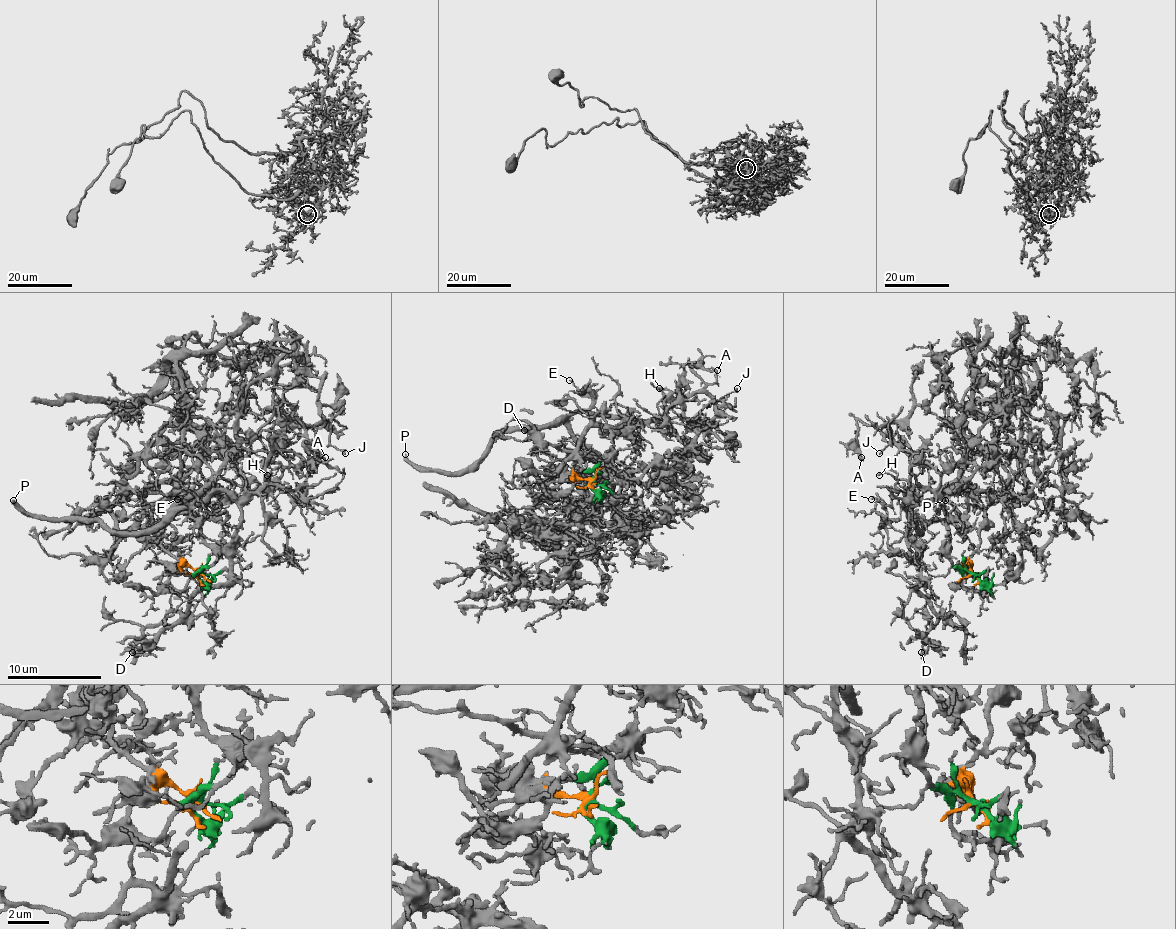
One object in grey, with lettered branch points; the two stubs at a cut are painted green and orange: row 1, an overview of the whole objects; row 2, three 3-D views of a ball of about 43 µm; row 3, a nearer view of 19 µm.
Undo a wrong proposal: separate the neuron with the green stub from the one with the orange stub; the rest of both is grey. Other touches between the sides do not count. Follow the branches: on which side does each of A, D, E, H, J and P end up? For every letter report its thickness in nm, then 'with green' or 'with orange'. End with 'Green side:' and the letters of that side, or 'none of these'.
A: 140 nm thick; with green
D: 170 nm thick; with green
E: 120 nm thick; with green
H: 180 nm thick; with green
J: 160 nm thick; with green
P: 280 nm thick; with green
Green side: A, D, E, H, J, P

